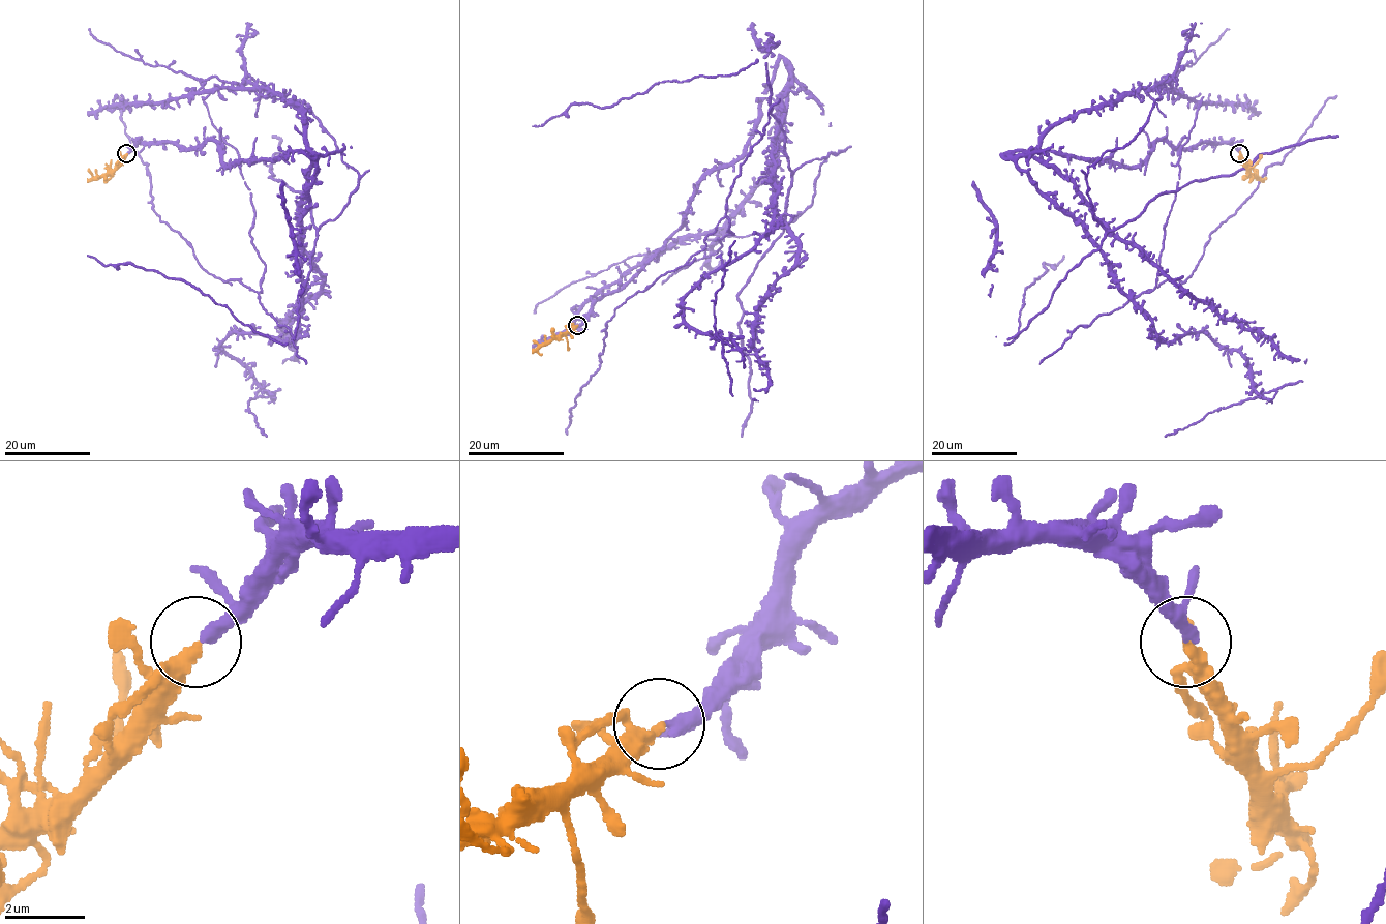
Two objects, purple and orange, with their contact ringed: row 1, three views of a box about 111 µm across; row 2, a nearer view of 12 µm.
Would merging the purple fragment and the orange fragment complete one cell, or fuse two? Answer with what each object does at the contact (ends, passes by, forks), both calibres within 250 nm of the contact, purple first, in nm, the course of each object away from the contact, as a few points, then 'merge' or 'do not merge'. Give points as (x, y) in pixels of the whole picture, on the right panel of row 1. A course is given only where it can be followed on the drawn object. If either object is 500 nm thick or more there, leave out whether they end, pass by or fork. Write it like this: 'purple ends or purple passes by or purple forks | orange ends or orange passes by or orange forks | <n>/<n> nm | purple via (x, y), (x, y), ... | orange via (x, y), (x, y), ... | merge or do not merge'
purple passes by | orange passes by | 240/200 nm | purple via (1239, 153), (1010, 151), (1161, 95), (1087, 167), (1101, 246), (1007, 345), (1063, 255) | orange via (1239, 153), (1255, 176), (1265, 178) | merge

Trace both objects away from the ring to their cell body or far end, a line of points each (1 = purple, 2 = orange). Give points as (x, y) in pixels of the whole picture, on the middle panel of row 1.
1: (577, 325), (782, 58), (727, 236), (797, 217), (839, 153), (789, 170), (755, 62), (533, 126)
2: (577, 325), (546, 341), (537, 351), (542, 354)

